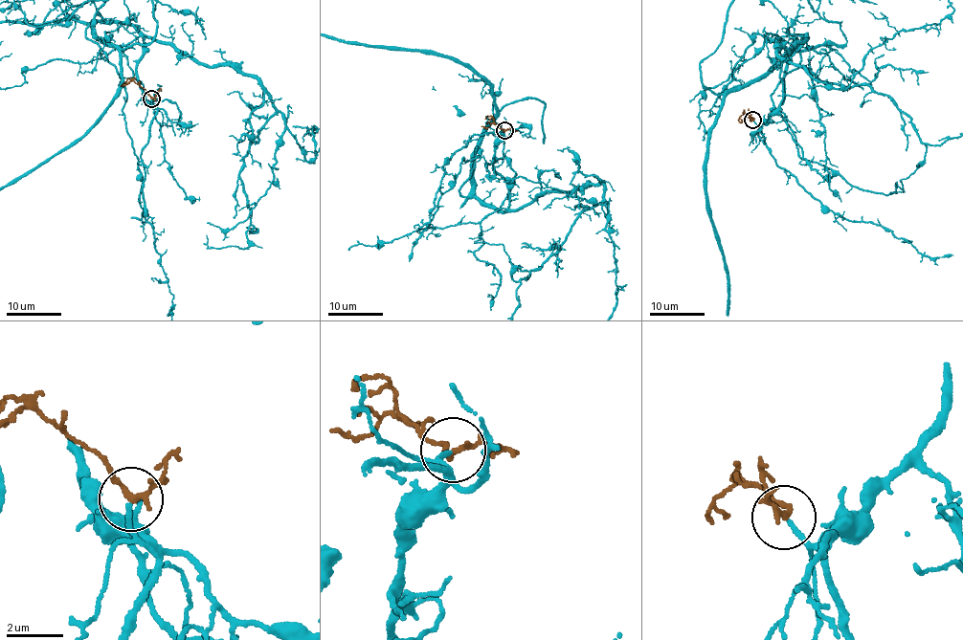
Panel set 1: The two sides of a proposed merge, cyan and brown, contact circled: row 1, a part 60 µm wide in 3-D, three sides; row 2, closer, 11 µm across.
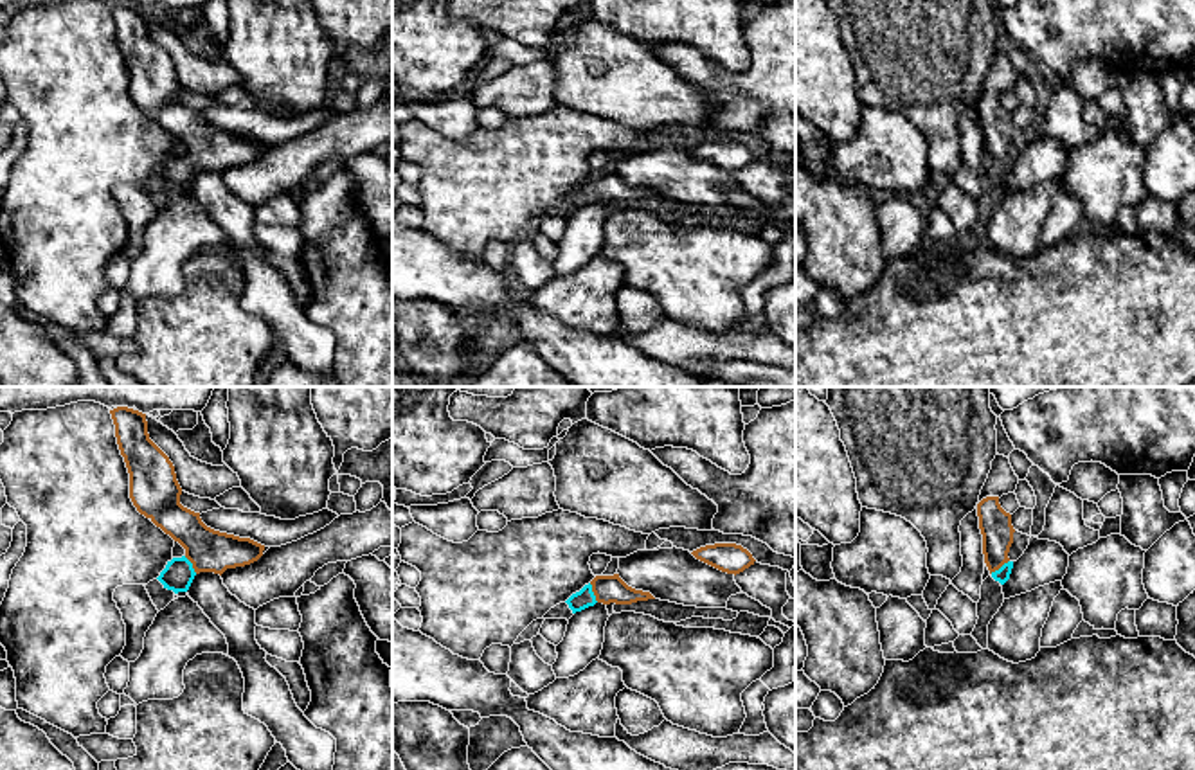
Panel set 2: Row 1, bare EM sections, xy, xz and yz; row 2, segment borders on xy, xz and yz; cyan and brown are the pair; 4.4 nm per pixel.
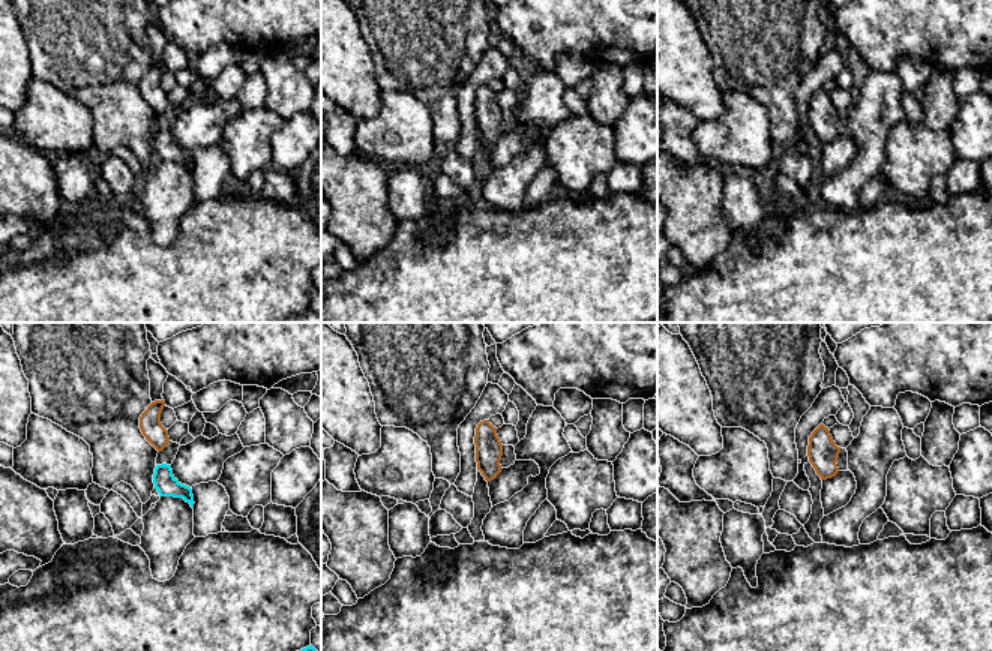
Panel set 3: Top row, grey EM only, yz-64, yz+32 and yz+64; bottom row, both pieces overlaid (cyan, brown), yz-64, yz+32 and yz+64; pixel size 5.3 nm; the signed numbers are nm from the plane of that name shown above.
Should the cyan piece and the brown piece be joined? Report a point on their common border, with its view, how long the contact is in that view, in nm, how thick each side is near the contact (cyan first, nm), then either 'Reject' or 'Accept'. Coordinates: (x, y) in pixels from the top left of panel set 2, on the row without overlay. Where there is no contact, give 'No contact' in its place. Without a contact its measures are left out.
Touches cyan at xz (593, 189). Shared border 100 nm. Thickness 90 nm (cyan) against 130 nm. Accept

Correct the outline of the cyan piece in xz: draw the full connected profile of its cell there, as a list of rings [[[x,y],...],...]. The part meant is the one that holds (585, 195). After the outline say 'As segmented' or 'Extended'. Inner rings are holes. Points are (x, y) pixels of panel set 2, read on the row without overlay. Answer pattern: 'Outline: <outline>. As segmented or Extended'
Outline: [[[619,171],[614,173],[596,173],[580,189],[572,191],[565,200],[572,210],[581,209],[596,200],[603,201],[632,201],[637,198],[655,196],[650,189],[635,187],[628,184]]]. Extended

